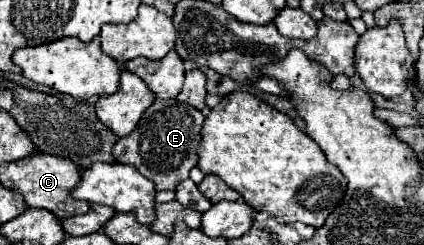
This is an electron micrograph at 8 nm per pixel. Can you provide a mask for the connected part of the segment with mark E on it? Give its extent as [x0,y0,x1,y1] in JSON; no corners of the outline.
[112,99,204,191]

